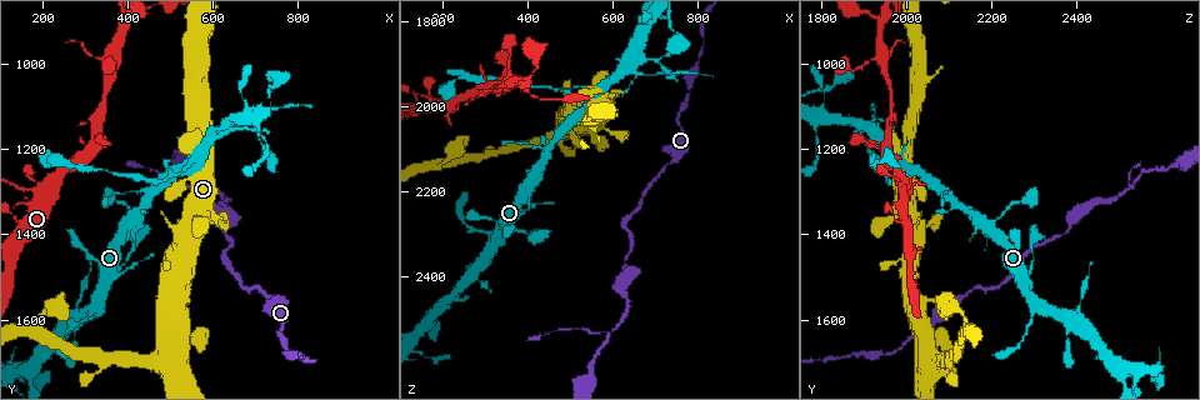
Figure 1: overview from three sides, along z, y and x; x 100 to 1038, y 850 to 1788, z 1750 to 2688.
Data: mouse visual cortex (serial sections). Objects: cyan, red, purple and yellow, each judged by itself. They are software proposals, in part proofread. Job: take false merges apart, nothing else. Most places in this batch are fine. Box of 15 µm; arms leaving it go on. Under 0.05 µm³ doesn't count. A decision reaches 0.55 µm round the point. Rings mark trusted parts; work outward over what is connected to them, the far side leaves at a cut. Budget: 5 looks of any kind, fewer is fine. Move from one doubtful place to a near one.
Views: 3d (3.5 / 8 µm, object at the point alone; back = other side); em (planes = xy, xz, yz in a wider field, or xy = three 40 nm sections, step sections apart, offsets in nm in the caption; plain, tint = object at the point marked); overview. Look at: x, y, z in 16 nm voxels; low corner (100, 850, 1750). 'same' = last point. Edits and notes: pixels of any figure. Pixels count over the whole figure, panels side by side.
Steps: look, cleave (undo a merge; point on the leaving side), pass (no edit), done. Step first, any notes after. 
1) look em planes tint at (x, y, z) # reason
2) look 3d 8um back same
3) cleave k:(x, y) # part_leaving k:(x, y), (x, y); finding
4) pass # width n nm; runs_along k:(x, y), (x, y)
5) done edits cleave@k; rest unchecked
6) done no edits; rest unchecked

look 3d 3.5um at (495, 1265, 1960)

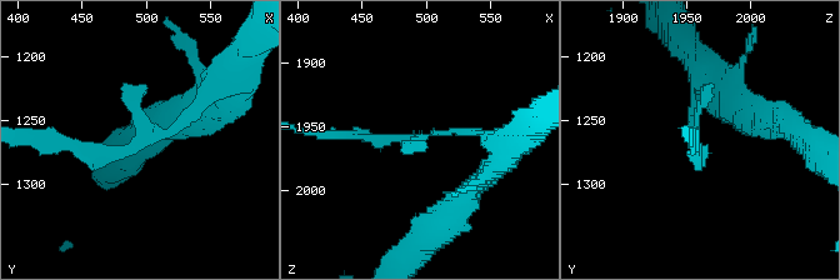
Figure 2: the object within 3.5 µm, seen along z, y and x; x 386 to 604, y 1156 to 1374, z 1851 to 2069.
look em xy step 3 tint at (496, 1270, 1956)

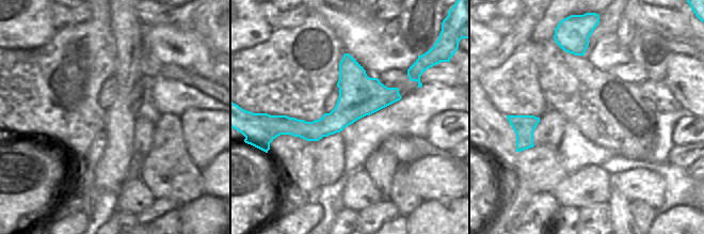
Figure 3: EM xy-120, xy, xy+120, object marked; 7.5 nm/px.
pass # runs_along 2:(204, 98), (124, 151), (58, 144); continuous, no second cell

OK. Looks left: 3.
look 3d 3.5um at (590, 1280, 2525) # branch point

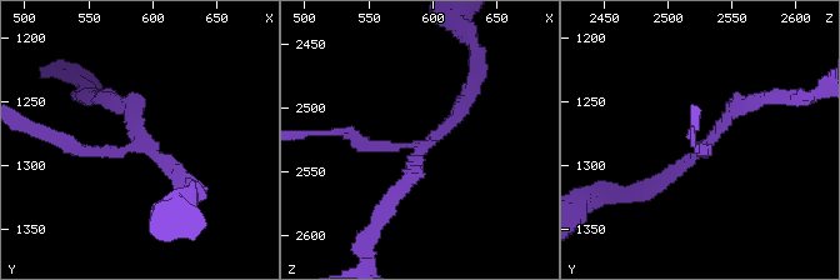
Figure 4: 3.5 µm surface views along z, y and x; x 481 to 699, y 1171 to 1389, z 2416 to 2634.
look em planes tint at (592, 1282, 2532)

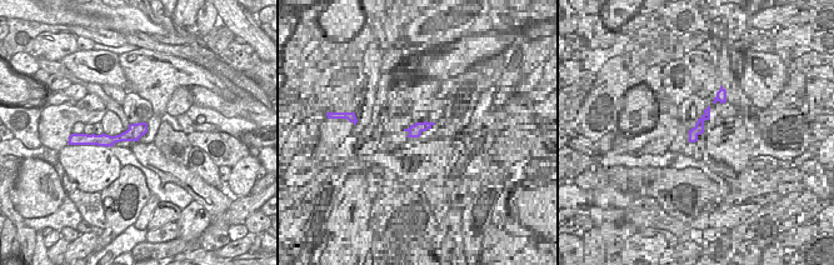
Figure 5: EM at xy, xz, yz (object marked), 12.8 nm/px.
pass # one cell here

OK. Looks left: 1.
done no edits; rest unchecked

